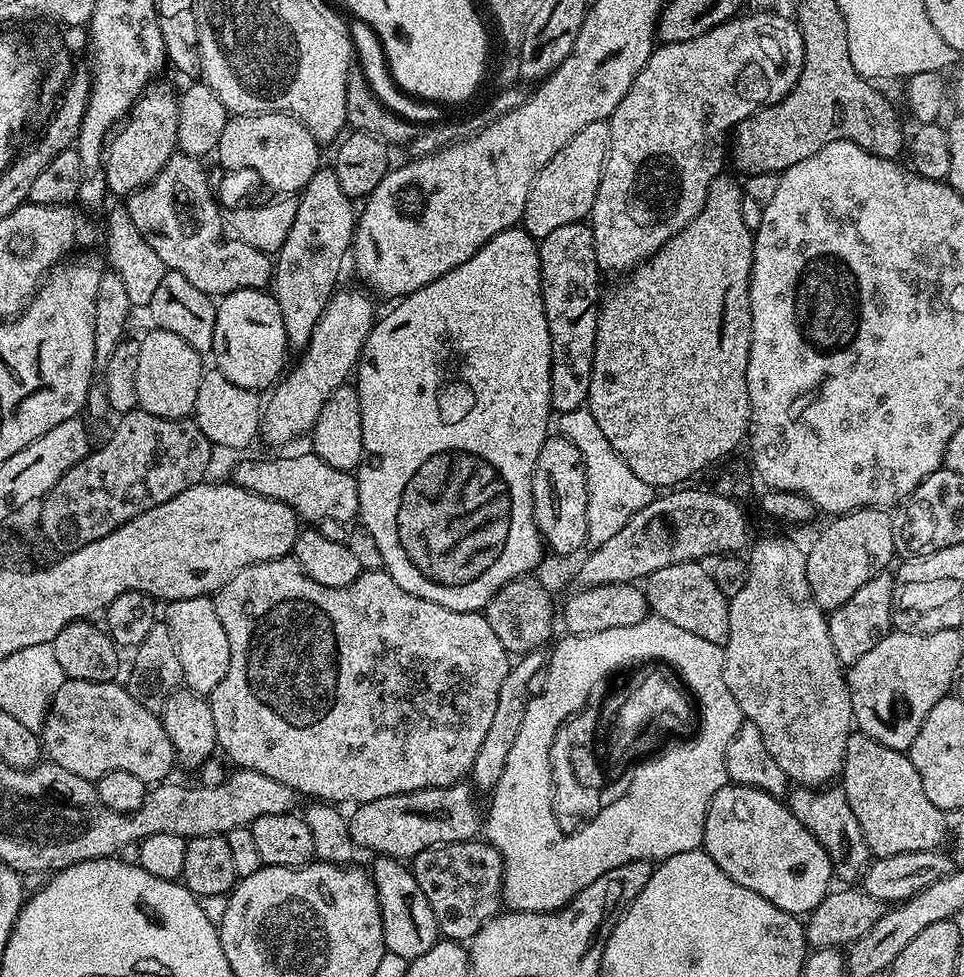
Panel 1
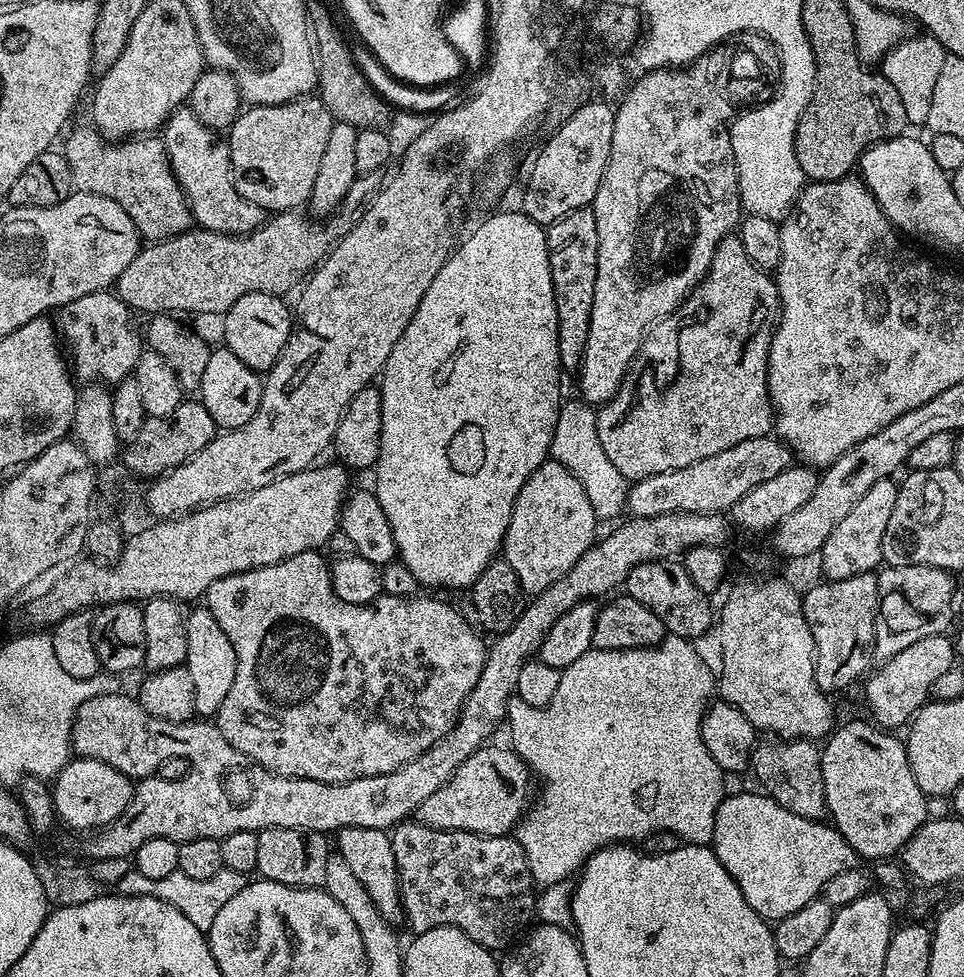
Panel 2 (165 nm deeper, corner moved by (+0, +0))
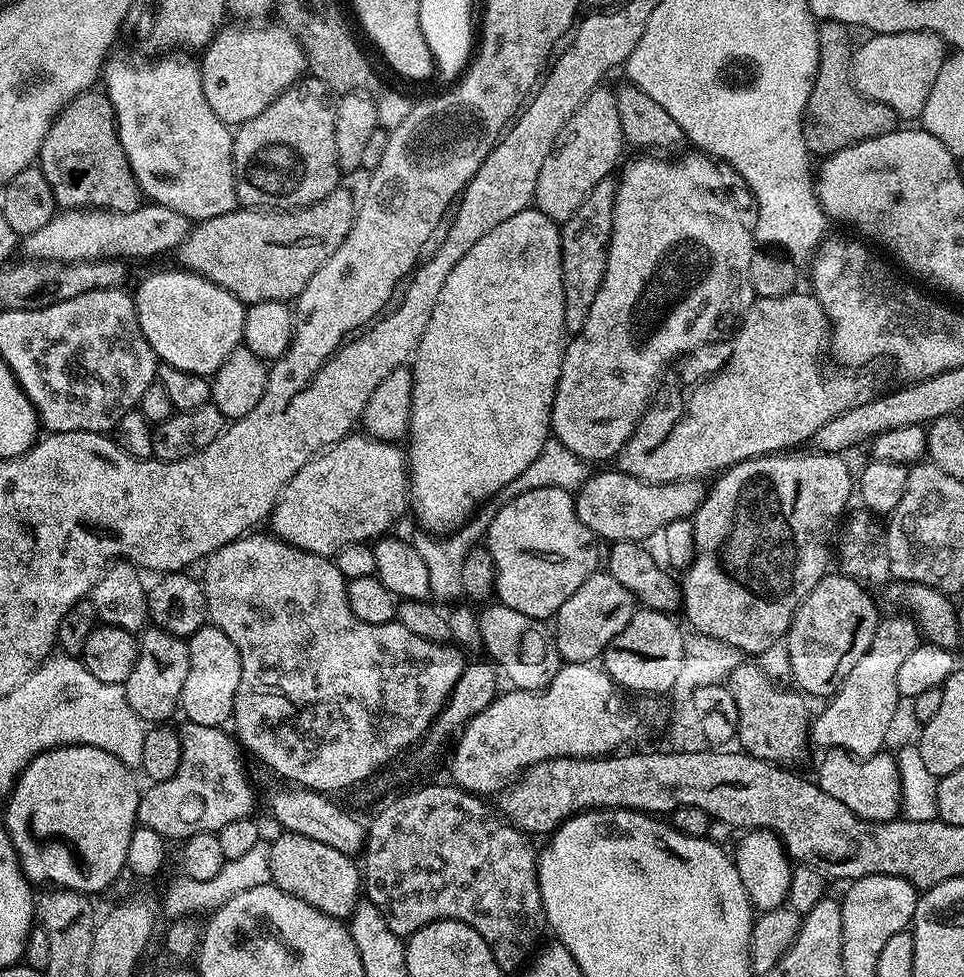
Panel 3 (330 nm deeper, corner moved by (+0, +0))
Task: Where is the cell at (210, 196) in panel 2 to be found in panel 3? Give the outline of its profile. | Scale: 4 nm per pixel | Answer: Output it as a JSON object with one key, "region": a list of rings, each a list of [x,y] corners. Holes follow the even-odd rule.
{"region":[[[184,54],[159,58],[116,55],[104,61],[102,88],[112,106],[126,162],[141,193],[151,203],[178,210],[192,222],[237,211],[236,175],[232,169],[234,132],[206,103],[199,63],[187,60]]]}

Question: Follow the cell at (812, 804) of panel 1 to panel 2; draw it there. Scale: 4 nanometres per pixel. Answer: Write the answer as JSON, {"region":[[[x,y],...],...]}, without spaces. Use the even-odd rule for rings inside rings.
{"region":[[[768,738],[752,749],[751,771],[756,771],[759,786],[786,810],[802,818],[823,821],[828,816],[826,786],[822,782],[820,748],[811,740],[782,740]]]}

